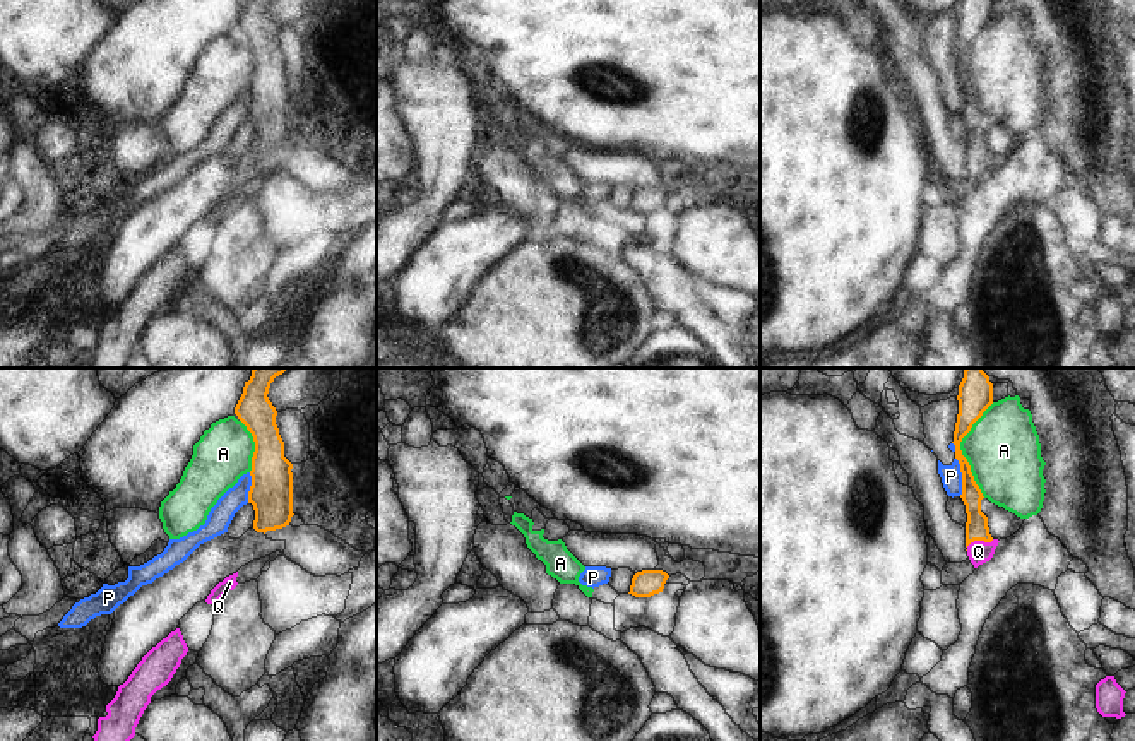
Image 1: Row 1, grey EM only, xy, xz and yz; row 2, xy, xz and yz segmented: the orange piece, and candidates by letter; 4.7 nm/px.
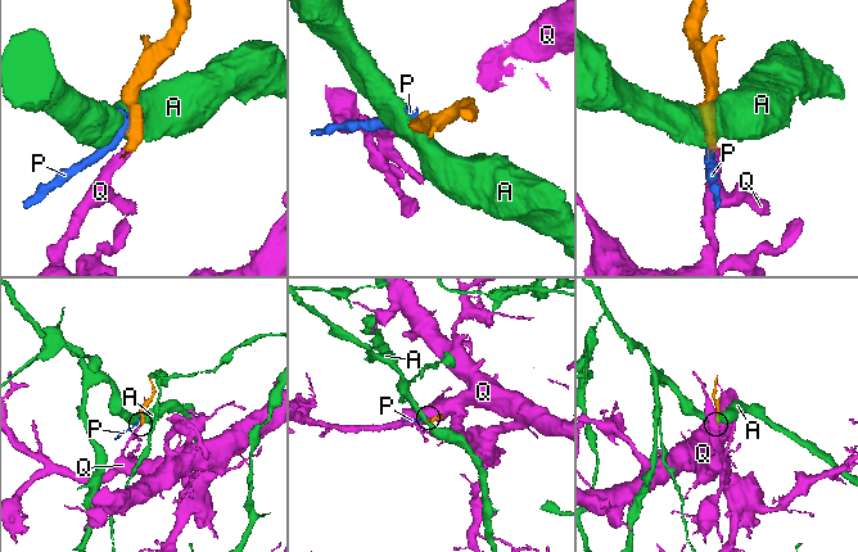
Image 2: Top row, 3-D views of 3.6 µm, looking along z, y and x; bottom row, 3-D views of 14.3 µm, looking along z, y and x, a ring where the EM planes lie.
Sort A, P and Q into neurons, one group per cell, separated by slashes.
A / P / Q

